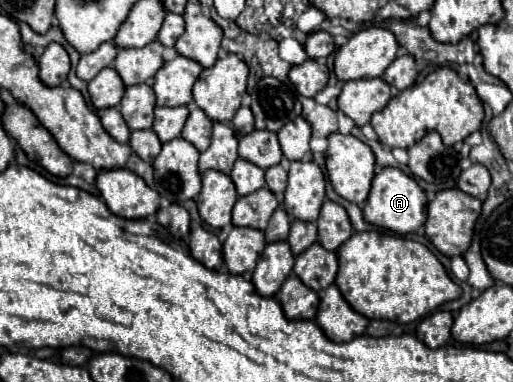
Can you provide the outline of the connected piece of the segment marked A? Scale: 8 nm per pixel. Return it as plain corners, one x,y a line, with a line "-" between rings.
383,167
373,177
371,191
369,191
367,203
363,207
363,219
371,225
389,229
393,233
407,235
407,233
417,231
425,223
425,203
427,203
427,197
423,193
423,189
415,183
415,179
405,175
401,169

